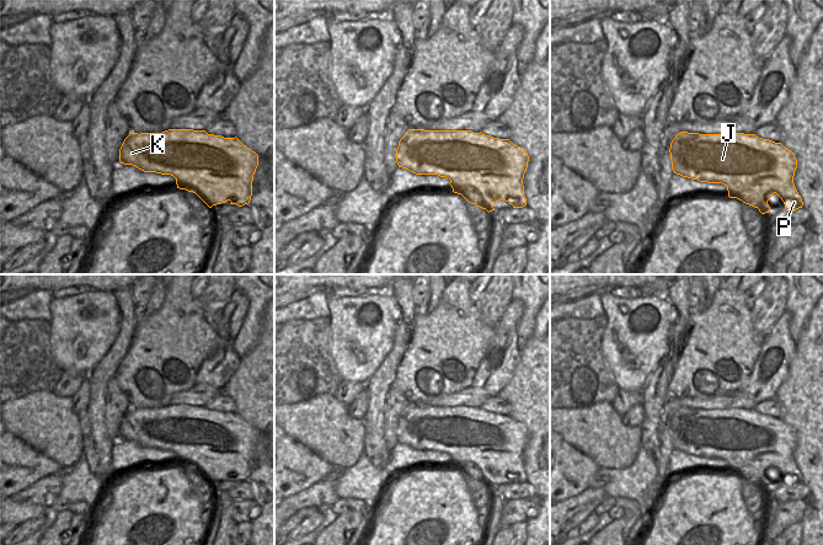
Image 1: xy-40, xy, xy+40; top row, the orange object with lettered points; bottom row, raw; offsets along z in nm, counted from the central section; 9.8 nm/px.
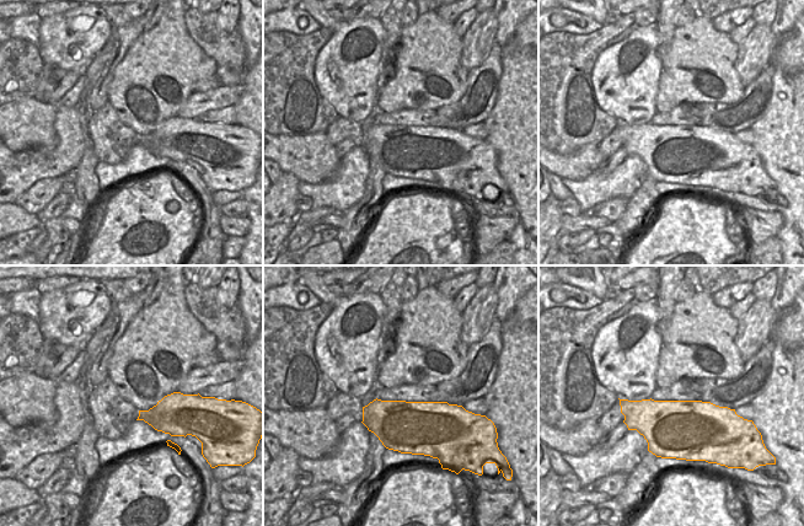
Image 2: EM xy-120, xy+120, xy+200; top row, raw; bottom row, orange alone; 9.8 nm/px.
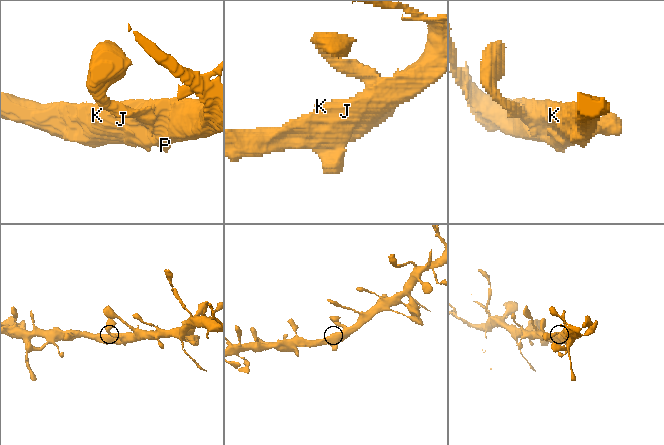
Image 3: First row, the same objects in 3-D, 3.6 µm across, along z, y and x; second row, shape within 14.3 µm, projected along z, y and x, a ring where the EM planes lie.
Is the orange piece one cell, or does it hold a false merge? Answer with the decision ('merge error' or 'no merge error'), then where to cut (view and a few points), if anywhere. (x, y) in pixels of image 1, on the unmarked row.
no merge error; no cut

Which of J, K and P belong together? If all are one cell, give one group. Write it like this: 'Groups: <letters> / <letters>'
Groups: J K P

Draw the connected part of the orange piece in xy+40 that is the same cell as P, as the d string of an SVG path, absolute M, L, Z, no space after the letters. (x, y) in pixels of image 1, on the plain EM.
M680 407L672 416L669 428L674 449L700 458L722 459L727 463L730 474L737 474L758 483L761 490L769 488L768 476L774 469L781 474L789 487L803 481L793 459L797 436L793 428L781 418L744 408L699 410Z

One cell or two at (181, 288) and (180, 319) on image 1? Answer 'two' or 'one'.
one

